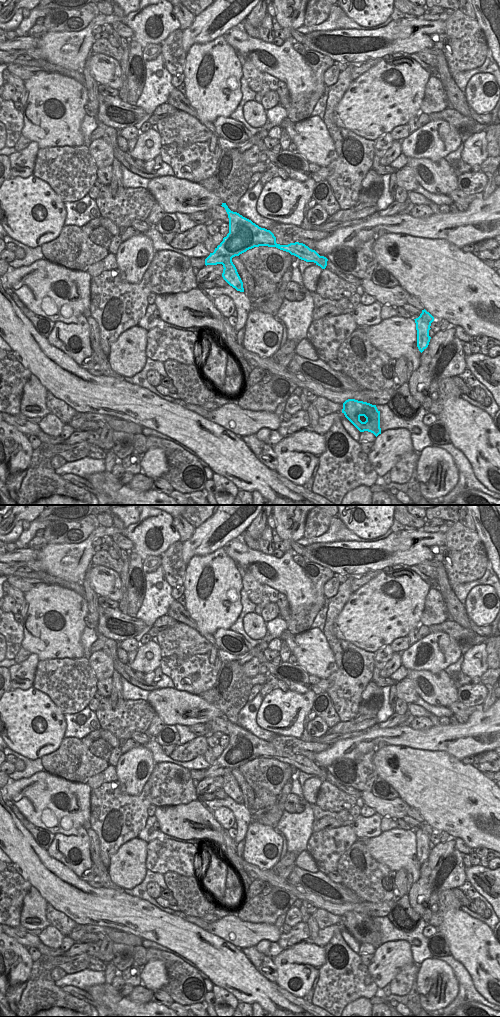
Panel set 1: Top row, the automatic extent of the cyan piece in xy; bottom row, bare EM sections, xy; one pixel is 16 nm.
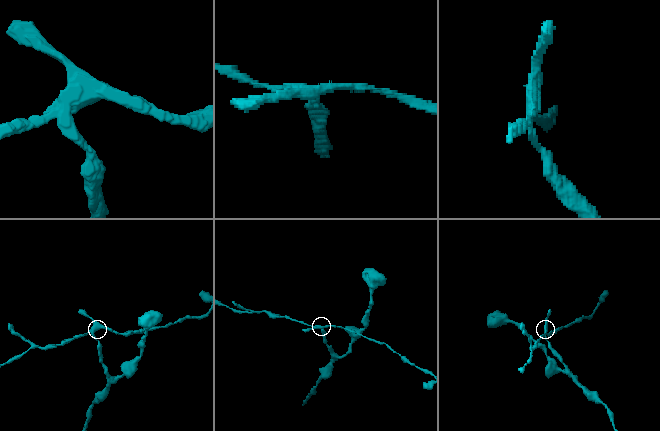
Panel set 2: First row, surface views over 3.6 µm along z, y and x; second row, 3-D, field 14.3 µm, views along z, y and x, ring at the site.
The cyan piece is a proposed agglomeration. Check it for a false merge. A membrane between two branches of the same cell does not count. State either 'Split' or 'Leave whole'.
Split

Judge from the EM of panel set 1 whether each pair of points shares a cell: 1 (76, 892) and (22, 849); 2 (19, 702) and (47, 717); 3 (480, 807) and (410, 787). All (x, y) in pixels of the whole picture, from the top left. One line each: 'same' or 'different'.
1: same
2: same
3: same

